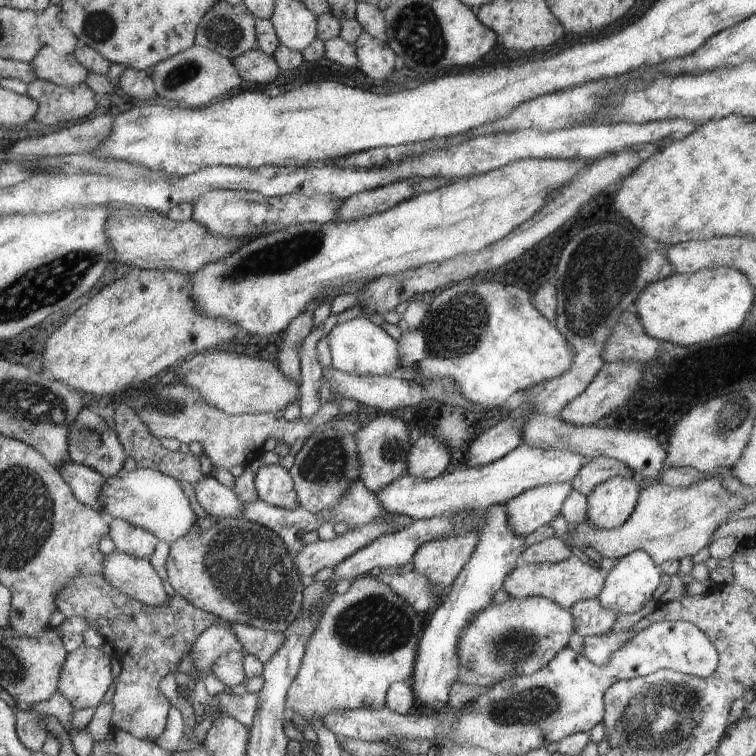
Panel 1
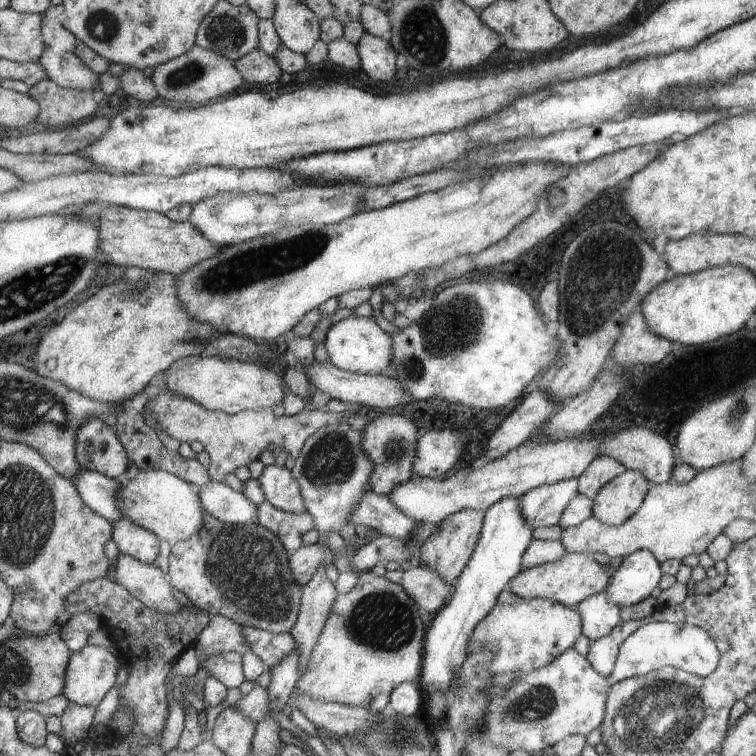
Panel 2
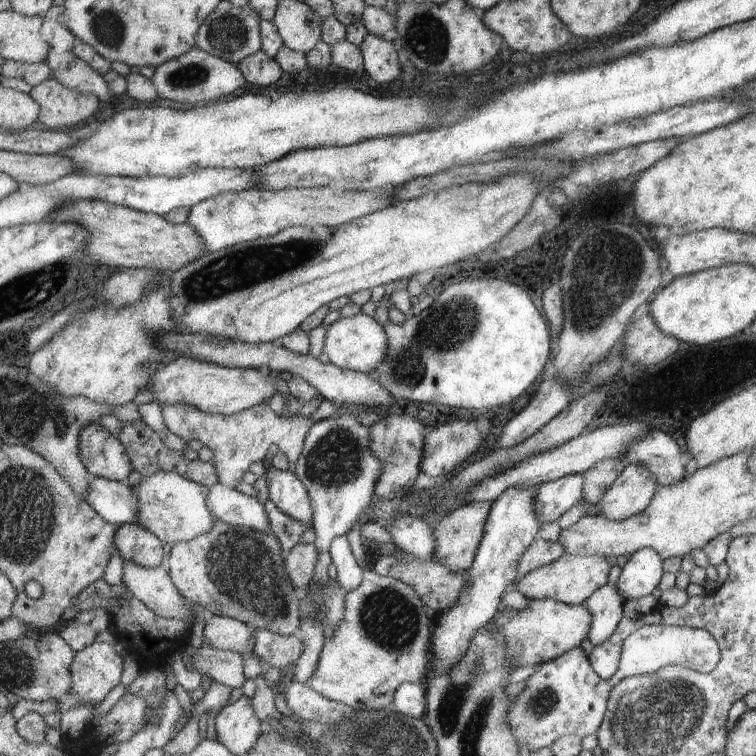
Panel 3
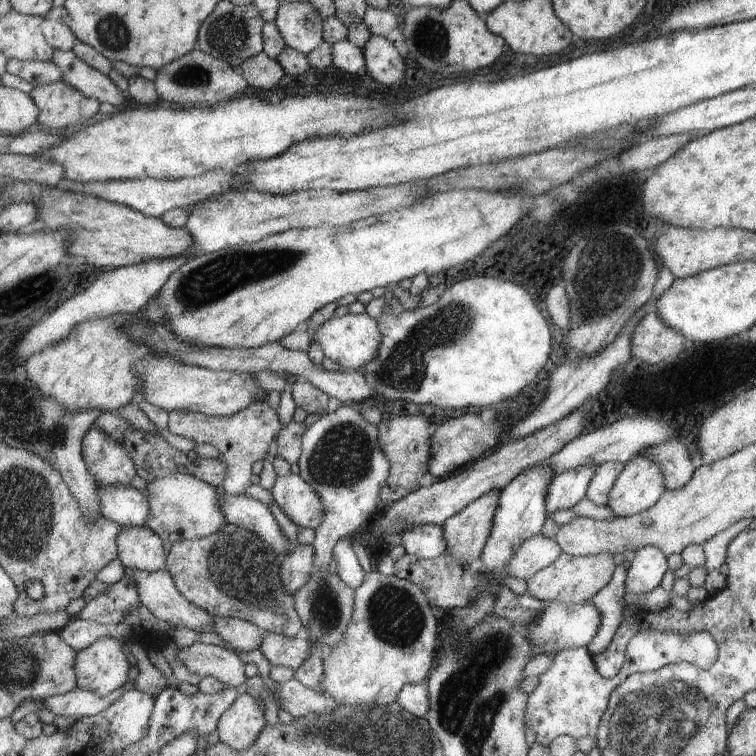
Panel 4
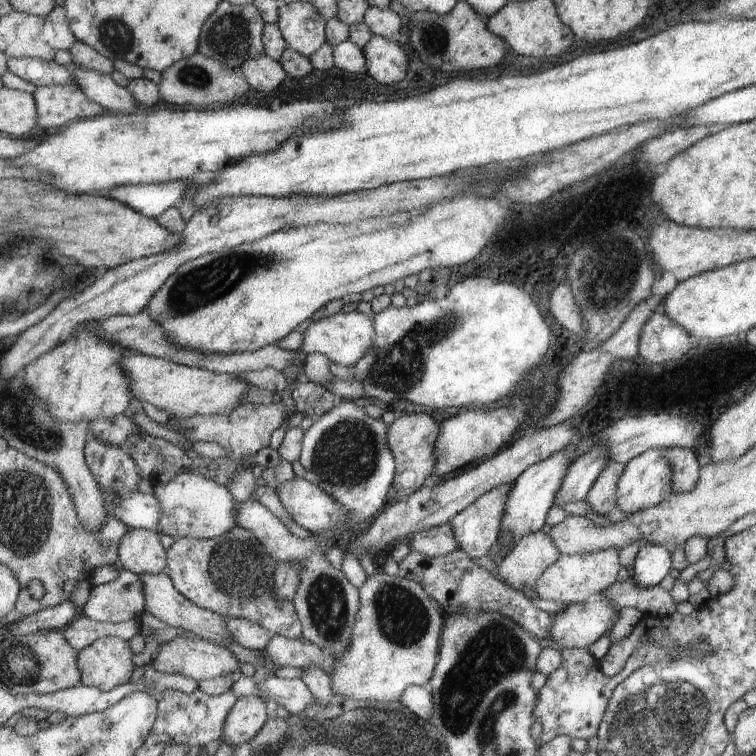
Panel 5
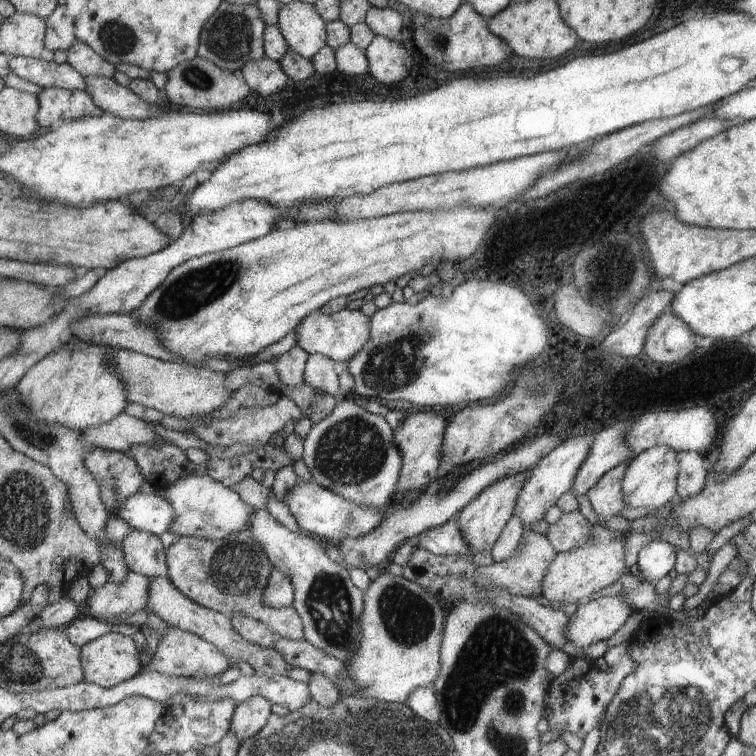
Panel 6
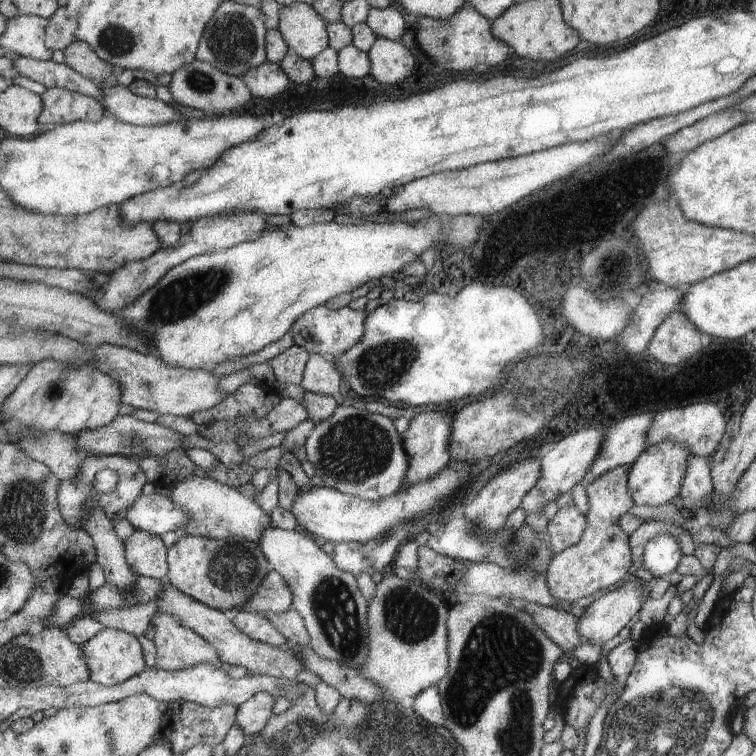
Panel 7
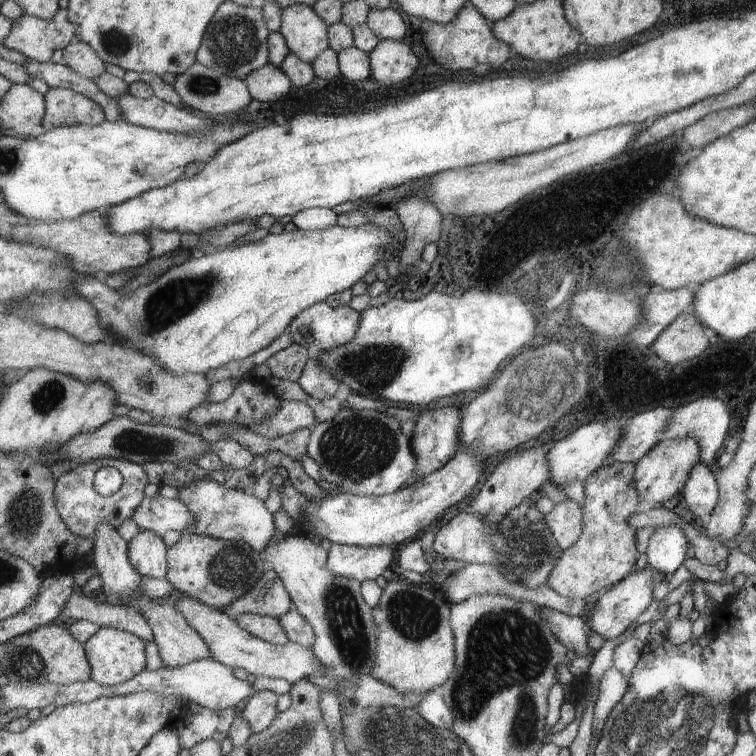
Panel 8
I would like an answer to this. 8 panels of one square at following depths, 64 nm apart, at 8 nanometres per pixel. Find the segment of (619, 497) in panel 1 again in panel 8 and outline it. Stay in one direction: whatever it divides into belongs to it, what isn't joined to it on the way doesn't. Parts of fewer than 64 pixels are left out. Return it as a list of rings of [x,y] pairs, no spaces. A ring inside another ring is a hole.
[[[692,437],[662,439],[658,441],[640,460],[635,468],[635,488],[645,507],[664,506],[683,490],[690,474],[702,456],[702,446]]]

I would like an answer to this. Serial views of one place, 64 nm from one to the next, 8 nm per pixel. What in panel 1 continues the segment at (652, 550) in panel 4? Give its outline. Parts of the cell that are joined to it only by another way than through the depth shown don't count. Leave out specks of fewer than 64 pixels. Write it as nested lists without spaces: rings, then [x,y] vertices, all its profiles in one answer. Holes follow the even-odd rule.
[[[638,550],[618,560],[618,564],[609,571],[607,582],[597,598],[604,608],[618,615],[632,614],[644,608],[653,599],[654,590],[660,586],[660,578],[660,570],[651,554]]]

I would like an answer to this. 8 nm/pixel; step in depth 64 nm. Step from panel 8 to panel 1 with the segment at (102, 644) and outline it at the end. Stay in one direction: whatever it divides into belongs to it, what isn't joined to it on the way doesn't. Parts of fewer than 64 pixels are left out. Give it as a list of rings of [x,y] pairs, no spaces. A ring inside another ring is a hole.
[[[85,645],[74,650],[68,657],[63,666],[63,674],[60,676],[59,691],[75,710],[84,708],[97,708],[108,692],[112,684],[112,674],[110,674],[110,658],[100,647],[91,648]]]

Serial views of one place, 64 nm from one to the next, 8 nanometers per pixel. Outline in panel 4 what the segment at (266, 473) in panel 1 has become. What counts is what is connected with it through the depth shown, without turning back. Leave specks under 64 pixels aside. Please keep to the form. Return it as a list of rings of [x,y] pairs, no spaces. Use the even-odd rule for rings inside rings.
[[[296,474],[277,476],[272,486],[275,504],[295,522],[295,525],[316,530],[324,524],[328,508],[320,494]]]

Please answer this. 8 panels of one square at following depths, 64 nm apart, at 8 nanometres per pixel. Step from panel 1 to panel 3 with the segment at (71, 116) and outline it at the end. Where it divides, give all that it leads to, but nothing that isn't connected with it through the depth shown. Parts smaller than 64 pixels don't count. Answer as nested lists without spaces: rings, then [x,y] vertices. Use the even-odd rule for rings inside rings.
[[[54,78],[34,86],[29,96],[39,102],[42,110],[37,121],[52,130],[66,129],[74,124],[80,126],[80,122],[94,116],[100,106],[96,96],[67,88]]]

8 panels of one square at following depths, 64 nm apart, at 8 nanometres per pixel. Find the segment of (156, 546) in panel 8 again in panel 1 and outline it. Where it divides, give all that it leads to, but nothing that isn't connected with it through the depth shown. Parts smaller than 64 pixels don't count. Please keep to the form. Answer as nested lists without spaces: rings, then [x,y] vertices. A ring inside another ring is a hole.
[[[120,518],[109,519],[109,525],[111,526],[110,538],[116,545],[115,551],[150,561],[154,548],[158,544],[158,537],[154,533]]]

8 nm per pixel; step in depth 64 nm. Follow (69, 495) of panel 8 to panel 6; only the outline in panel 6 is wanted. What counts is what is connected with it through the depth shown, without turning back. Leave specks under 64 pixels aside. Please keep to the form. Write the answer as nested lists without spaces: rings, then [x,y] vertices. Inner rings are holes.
[[[91,448],[85,455],[84,466],[98,482],[102,502],[110,513],[138,494],[146,479],[125,452]]]

